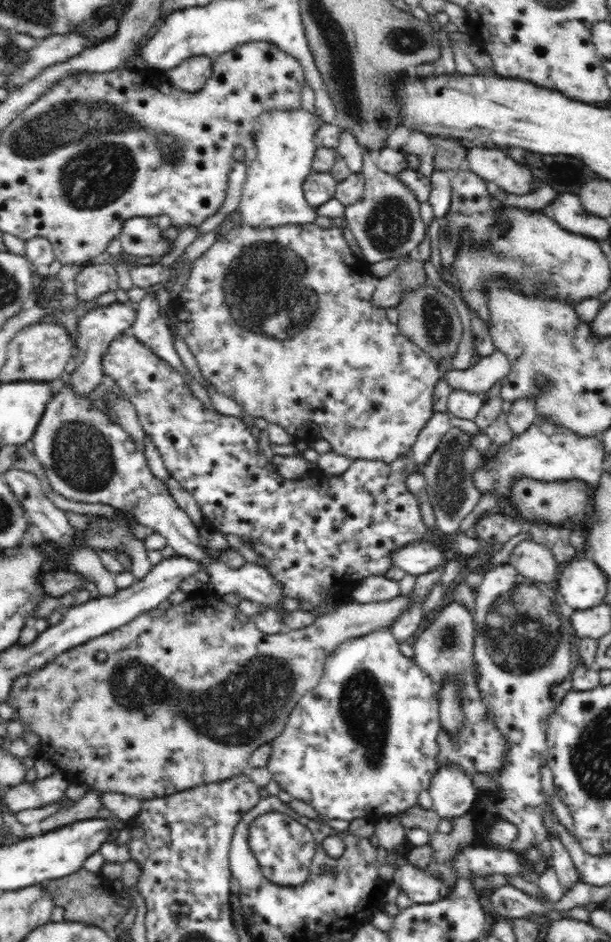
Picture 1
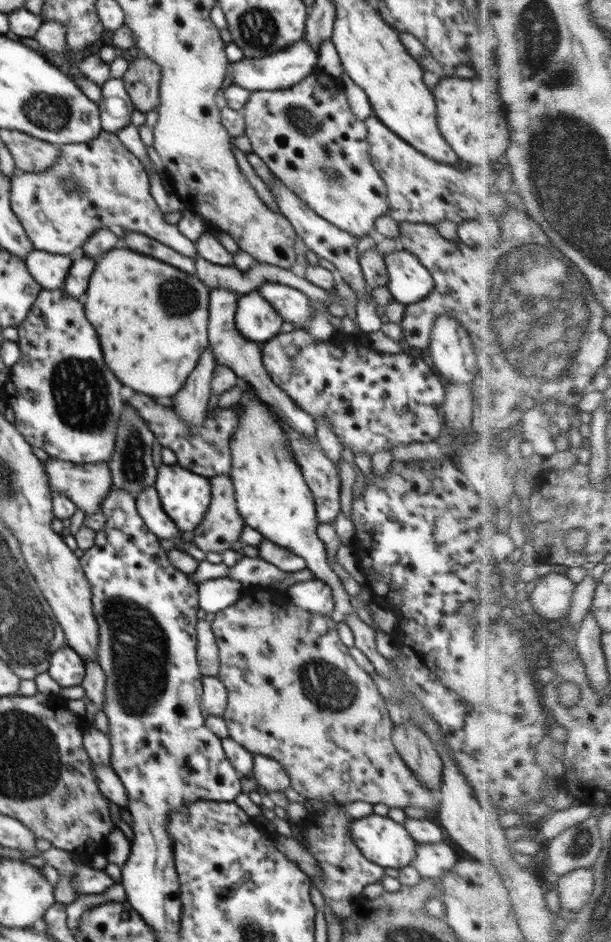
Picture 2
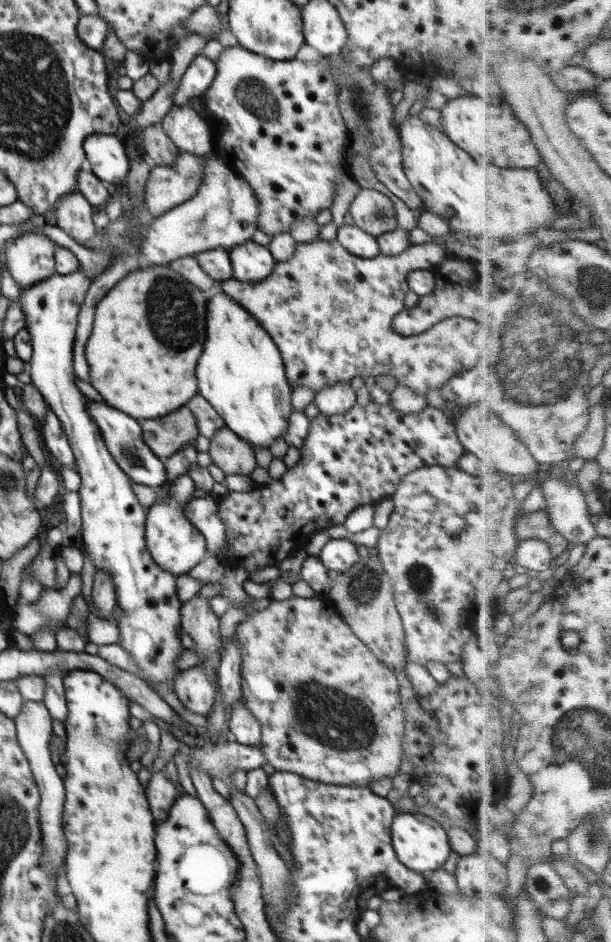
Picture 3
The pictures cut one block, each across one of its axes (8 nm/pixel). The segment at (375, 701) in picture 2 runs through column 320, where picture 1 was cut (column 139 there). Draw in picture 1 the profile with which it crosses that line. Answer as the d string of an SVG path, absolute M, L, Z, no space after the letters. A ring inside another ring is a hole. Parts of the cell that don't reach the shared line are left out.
M411 593L403 597L398 594L392 600L381 602L367 604L349 602L348 604L340 604L329 613L318 617L313 624L307 627L280 629L276 634L264 634L257 628L251 617L242 614L237 608L224 604L224 602L218 602L218 600L214 600L206 608L194 608L194 612L188 612L188 602L182 608L178 608L178 614L176 614L176 606L173 605L166 611L160 611L156 608L141 613L140 616L128 624L116 628L116 630L92 638L86 644L74 646L74 648L58 654L52 662L44 664L40 670L34 670L30 674L22 674L22 676L14 678L6 703L15 709L18 718L24 724L24 730L40 736L38 753L52 760L60 770L68 772L68 780L71 783L84 784L102 793L114 791L134 796L141 801L162 798L178 791L188 790L206 783L222 782L222 780L246 773L250 755L262 744L273 742L277 736L282 734L289 714L298 704L298 700L318 686L322 672L324 672L324 662L333 650L336 650L346 640L361 637L382 627L390 628L394 624L395 618L404 614L410 606L412 606ZM99 650L103 650L108 656L108 659L103 663L99 663L95 659L95 654Z

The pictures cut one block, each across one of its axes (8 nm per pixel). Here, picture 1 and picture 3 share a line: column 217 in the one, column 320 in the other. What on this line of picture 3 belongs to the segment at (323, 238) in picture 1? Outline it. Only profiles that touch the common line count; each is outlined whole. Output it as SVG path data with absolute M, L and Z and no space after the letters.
M319 237L312 242L300 242L287 262L276 261L272 274L260 282L242 282L230 278L222 282L222 290L234 302L244 306L276 344L285 363L285 375L293 390L306 386L315 393L357 377L393 375L398 384L406 385L413 392L428 395L453 377L473 368L480 360L489 357L493 350L492 337L484 326L460 316L446 318L429 330L415 336L402 336L393 330L392 320L406 307L404 298L410 290L407 274L415 270L431 269L445 260L446 245L427 241L410 246L396 256L380 253L374 258L360 258L332 240L324 242Z

